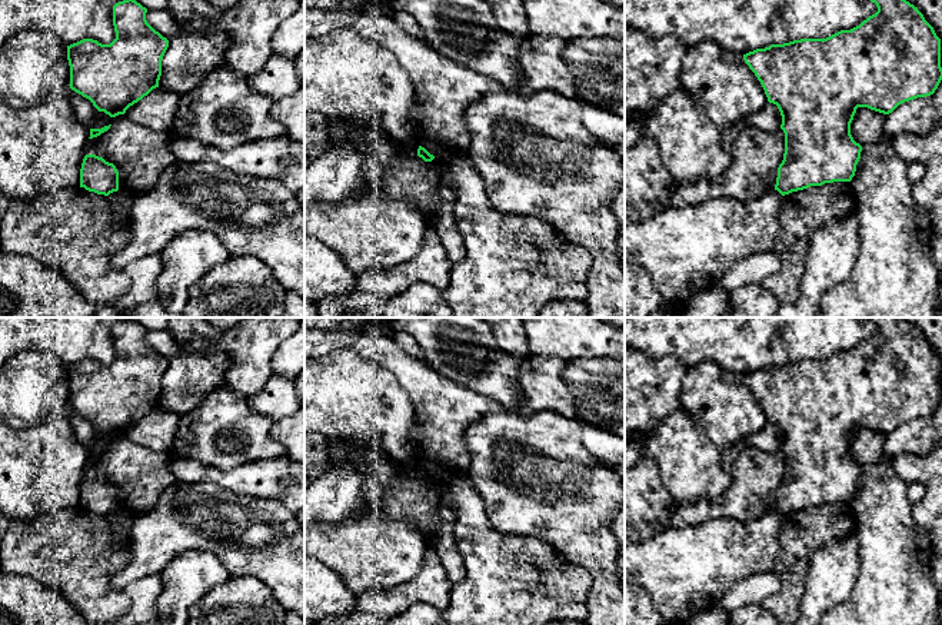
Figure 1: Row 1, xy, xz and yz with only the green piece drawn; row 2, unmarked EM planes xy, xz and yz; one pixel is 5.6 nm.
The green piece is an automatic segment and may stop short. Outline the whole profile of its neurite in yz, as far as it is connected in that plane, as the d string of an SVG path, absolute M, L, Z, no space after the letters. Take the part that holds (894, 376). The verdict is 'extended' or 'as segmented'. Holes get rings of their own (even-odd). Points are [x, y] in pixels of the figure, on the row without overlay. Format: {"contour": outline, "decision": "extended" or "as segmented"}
{"contour": "M865 318L878 332L851 350L826 359L800 359L743 375L769 423L778 426L785 453L775 511L782 516L833 502L851 502L862 466L851 455L858 428L889 435L899 425L935 413L942 400L941 359L903 318Z", "decision": "as segmented"}

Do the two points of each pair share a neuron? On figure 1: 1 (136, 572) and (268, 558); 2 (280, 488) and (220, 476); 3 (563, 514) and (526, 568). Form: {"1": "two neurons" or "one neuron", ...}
{"1": "one neuron", "2": "one neuron", "3": "two neurons"}

